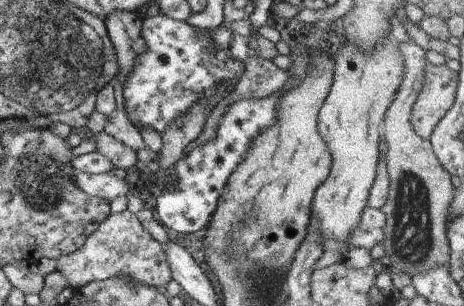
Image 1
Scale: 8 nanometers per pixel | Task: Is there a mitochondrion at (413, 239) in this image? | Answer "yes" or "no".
yes

